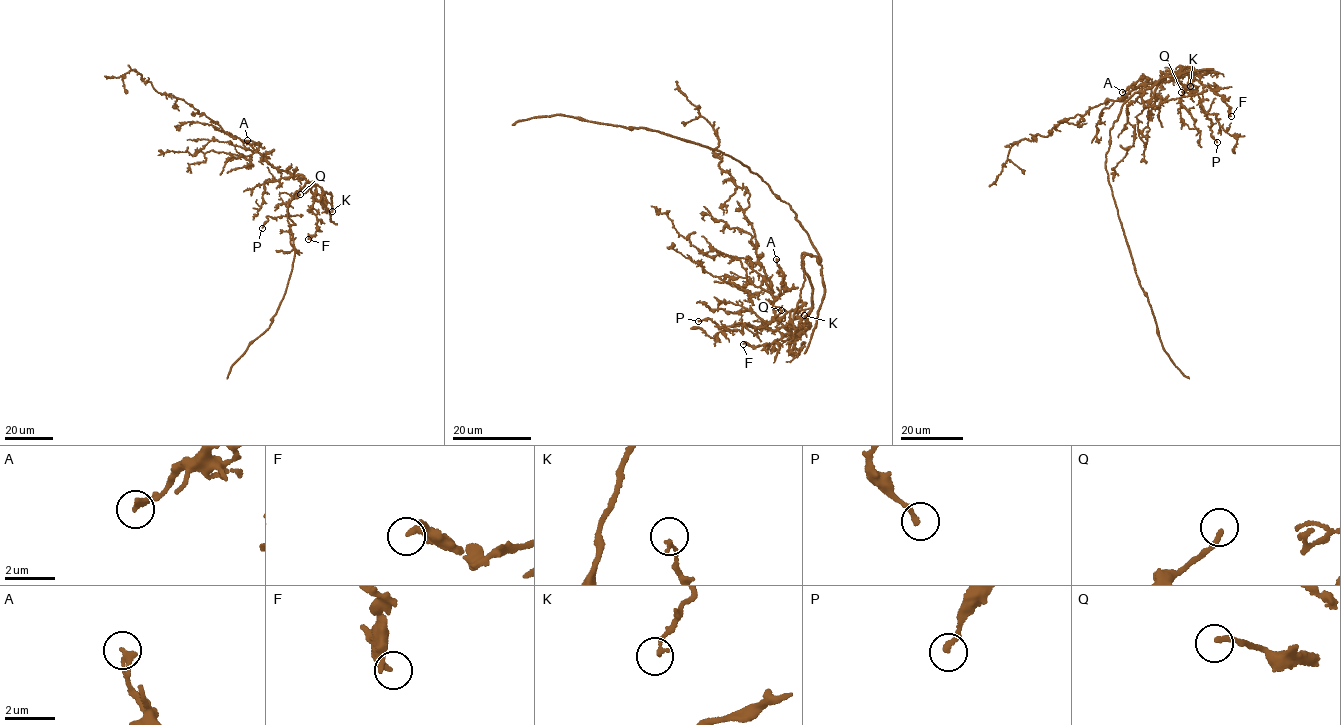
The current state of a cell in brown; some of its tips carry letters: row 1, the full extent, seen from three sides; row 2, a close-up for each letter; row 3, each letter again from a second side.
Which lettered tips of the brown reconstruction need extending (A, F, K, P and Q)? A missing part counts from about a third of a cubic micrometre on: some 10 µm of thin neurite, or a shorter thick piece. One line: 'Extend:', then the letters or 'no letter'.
Extend: no letter

